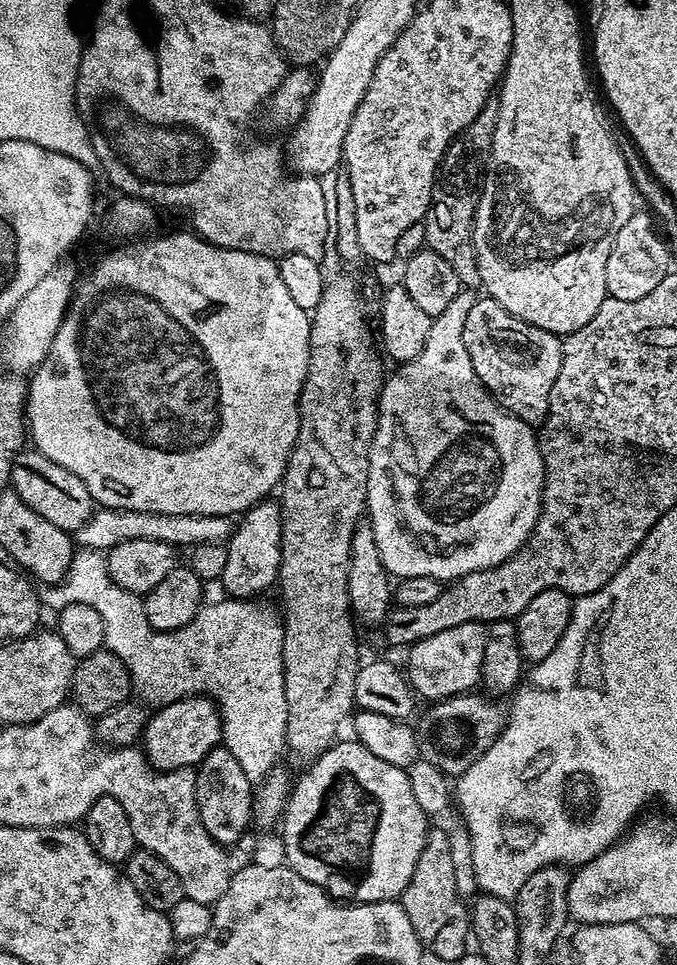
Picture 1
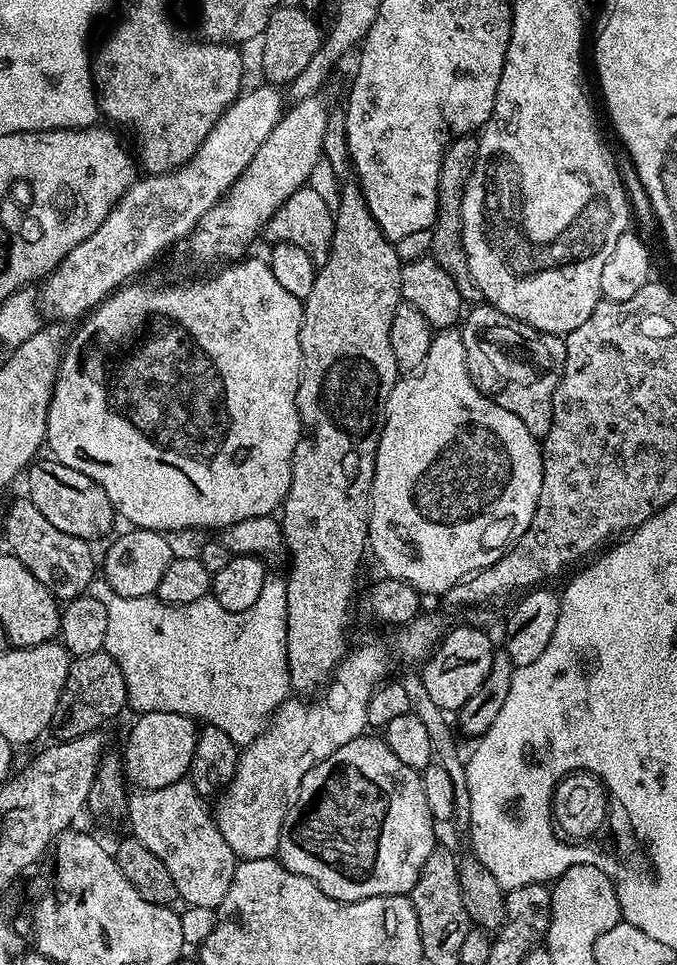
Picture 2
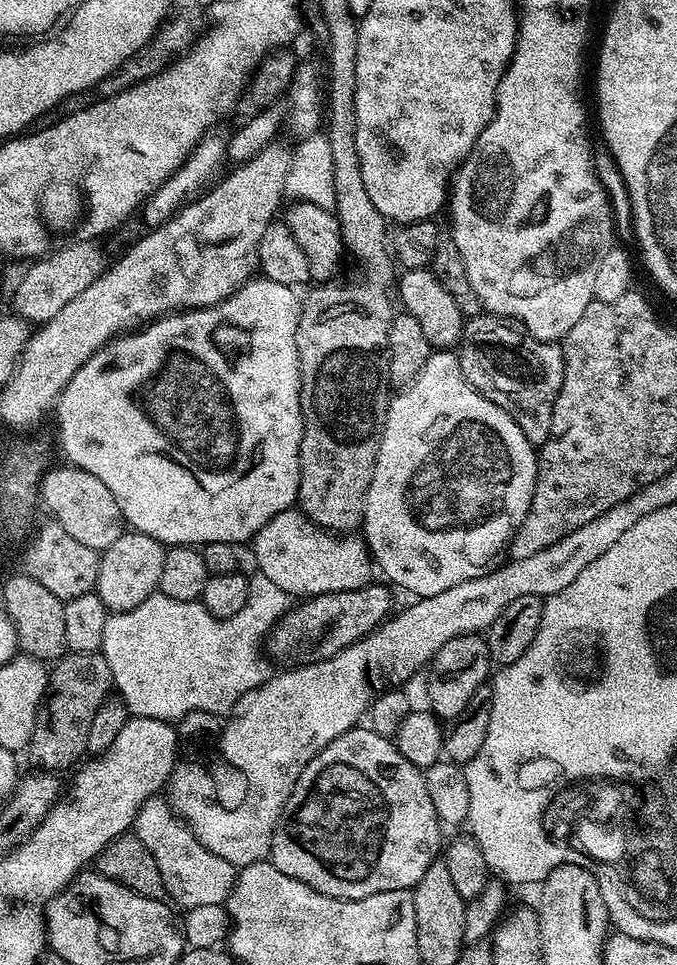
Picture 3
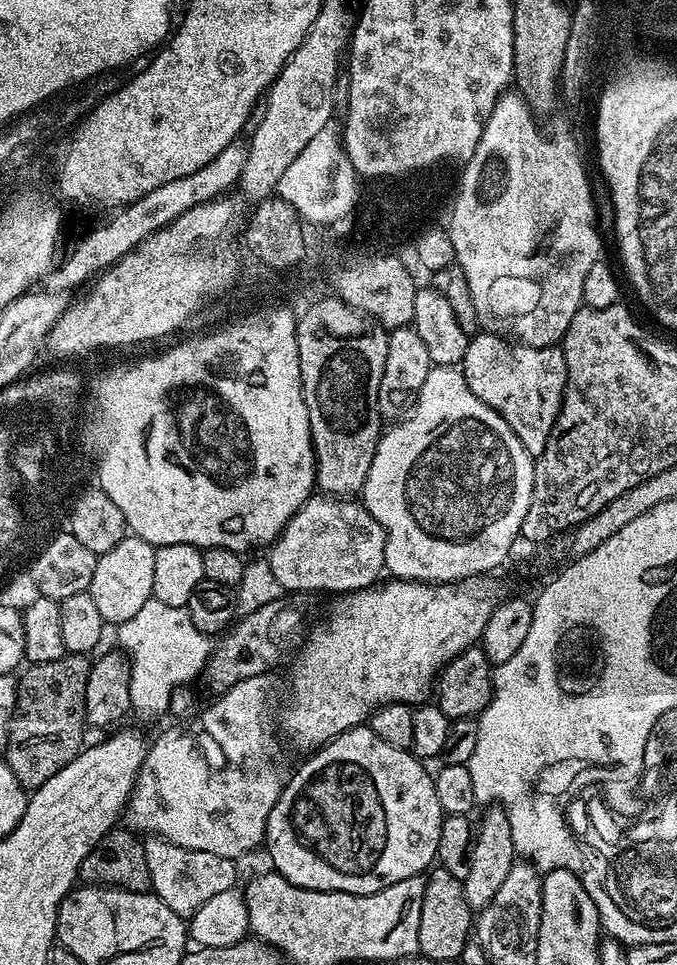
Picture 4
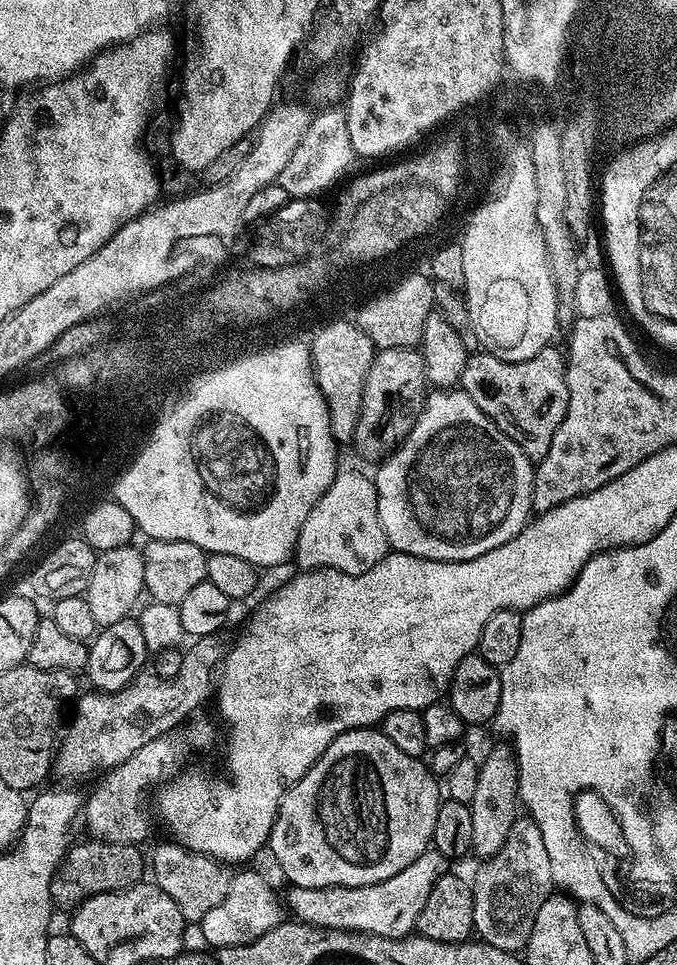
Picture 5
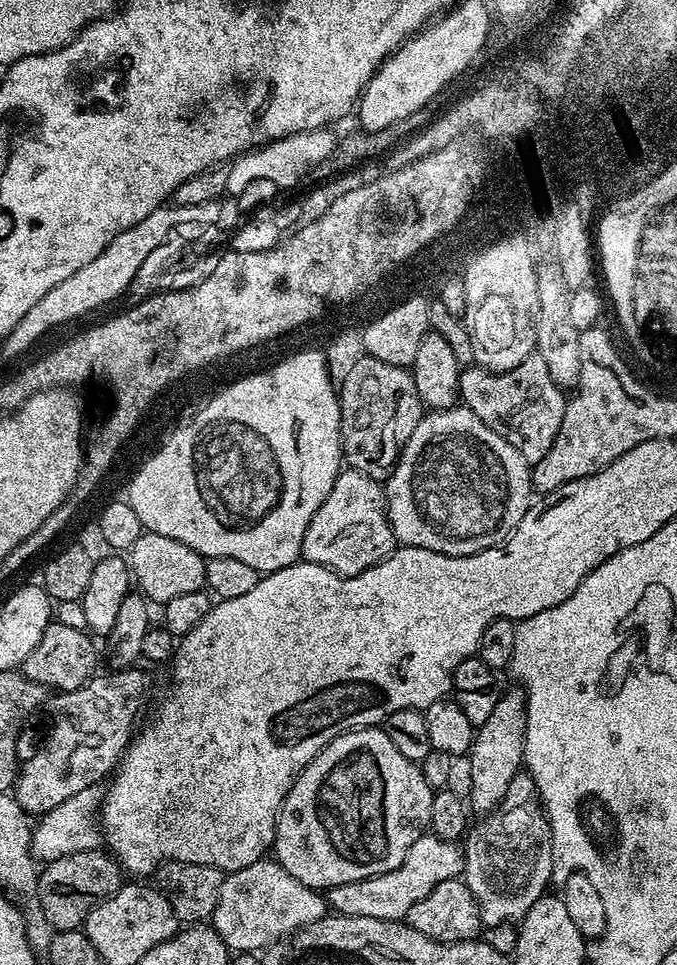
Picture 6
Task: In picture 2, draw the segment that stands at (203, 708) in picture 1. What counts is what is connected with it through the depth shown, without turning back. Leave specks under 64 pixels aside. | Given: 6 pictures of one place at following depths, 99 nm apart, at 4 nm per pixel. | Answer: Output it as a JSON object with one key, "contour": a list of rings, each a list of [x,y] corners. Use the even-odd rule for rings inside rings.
{"contour":[[[145,712],[135,717],[136,725],[128,732],[128,741],[122,747],[125,777],[137,789],[165,788],[185,779],[194,756],[198,724],[189,716]]]}

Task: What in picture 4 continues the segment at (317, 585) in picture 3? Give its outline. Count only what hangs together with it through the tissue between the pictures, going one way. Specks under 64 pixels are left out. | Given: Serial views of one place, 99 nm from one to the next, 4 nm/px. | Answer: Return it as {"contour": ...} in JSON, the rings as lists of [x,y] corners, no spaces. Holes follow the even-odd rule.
{"contour":[[[313,494],[267,549],[266,558],[285,593],[343,594],[371,588],[381,579],[380,572],[385,571],[385,550],[382,526],[365,510],[363,503],[352,498]]]}

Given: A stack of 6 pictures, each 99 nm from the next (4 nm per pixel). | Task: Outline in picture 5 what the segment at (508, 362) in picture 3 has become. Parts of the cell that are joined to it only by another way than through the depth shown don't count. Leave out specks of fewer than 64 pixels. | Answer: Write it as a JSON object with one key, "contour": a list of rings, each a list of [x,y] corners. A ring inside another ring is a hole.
{"contour":[[[549,346],[534,354],[534,358],[526,358],[526,362],[506,362],[494,358],[488,352],[480,350],[469,355],[466,370],[462,370],[462,378],[459,387],[467,394],[471,404],[478,406],[481,417],[492,420],[506,438],[513,440],[526,454],[528,459],[538,462],[546,458],[546,450],[550,450],[550,442],[554,442],[554,434],[558,426],[562,426],[562,418],[566,418],[566,406],[568,405],[568,383],[564,377],[566,371],[565,357]]]}

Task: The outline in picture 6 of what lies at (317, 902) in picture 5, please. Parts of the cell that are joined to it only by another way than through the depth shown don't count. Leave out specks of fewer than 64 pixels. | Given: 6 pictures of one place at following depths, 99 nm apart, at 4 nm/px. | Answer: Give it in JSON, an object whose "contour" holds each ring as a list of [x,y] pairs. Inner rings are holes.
{"contour":[[[425,834],[410,846],[402,866],[390,870],[386,874],[371,876],[358,882],[346,882],[337,888],[329,888],[326,900],[332,904],[341,916],[361,916],[362,918],[382,918],[383,920],[403,921],[407,917],[410,906],[430,890],[438,882],[457,879],[464,870],[464,853],[459,843],[443,840],[431,834]]]}

